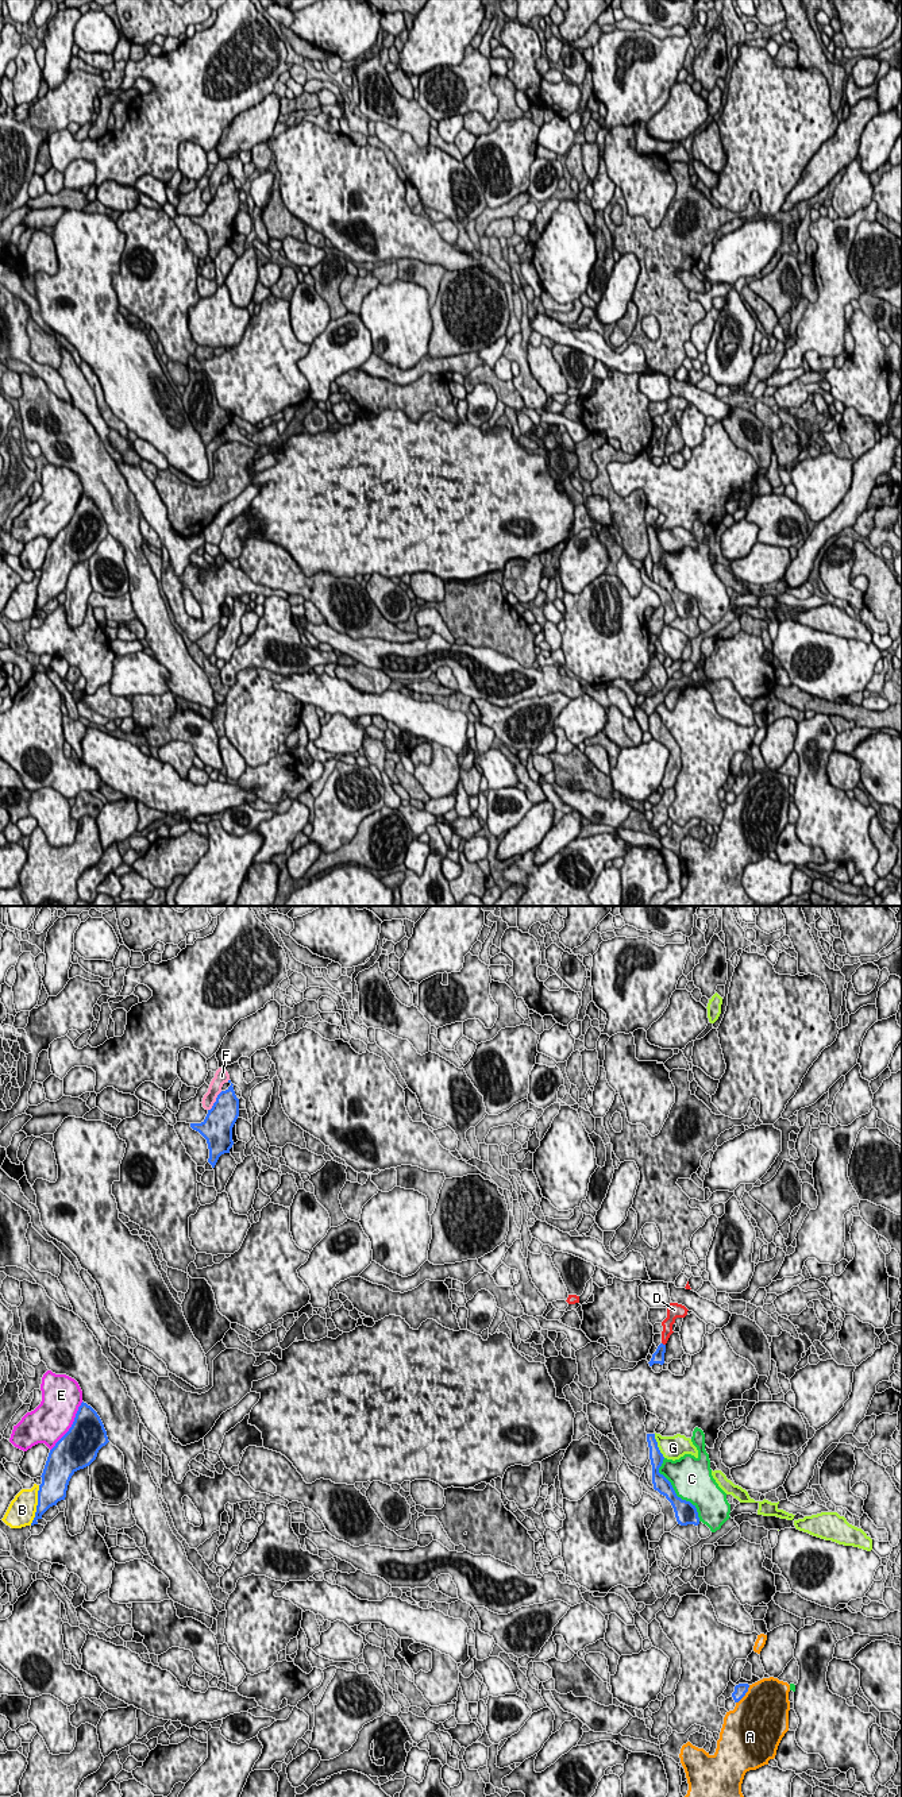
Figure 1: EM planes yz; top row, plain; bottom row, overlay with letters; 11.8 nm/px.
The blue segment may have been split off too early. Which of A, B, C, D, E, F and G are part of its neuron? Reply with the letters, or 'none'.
D

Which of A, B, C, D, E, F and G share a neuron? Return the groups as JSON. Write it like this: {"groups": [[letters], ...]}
{"groups": [["A"], ["B"], ["C"], ["D"], ["E"], ["F"], ["G"]]}

